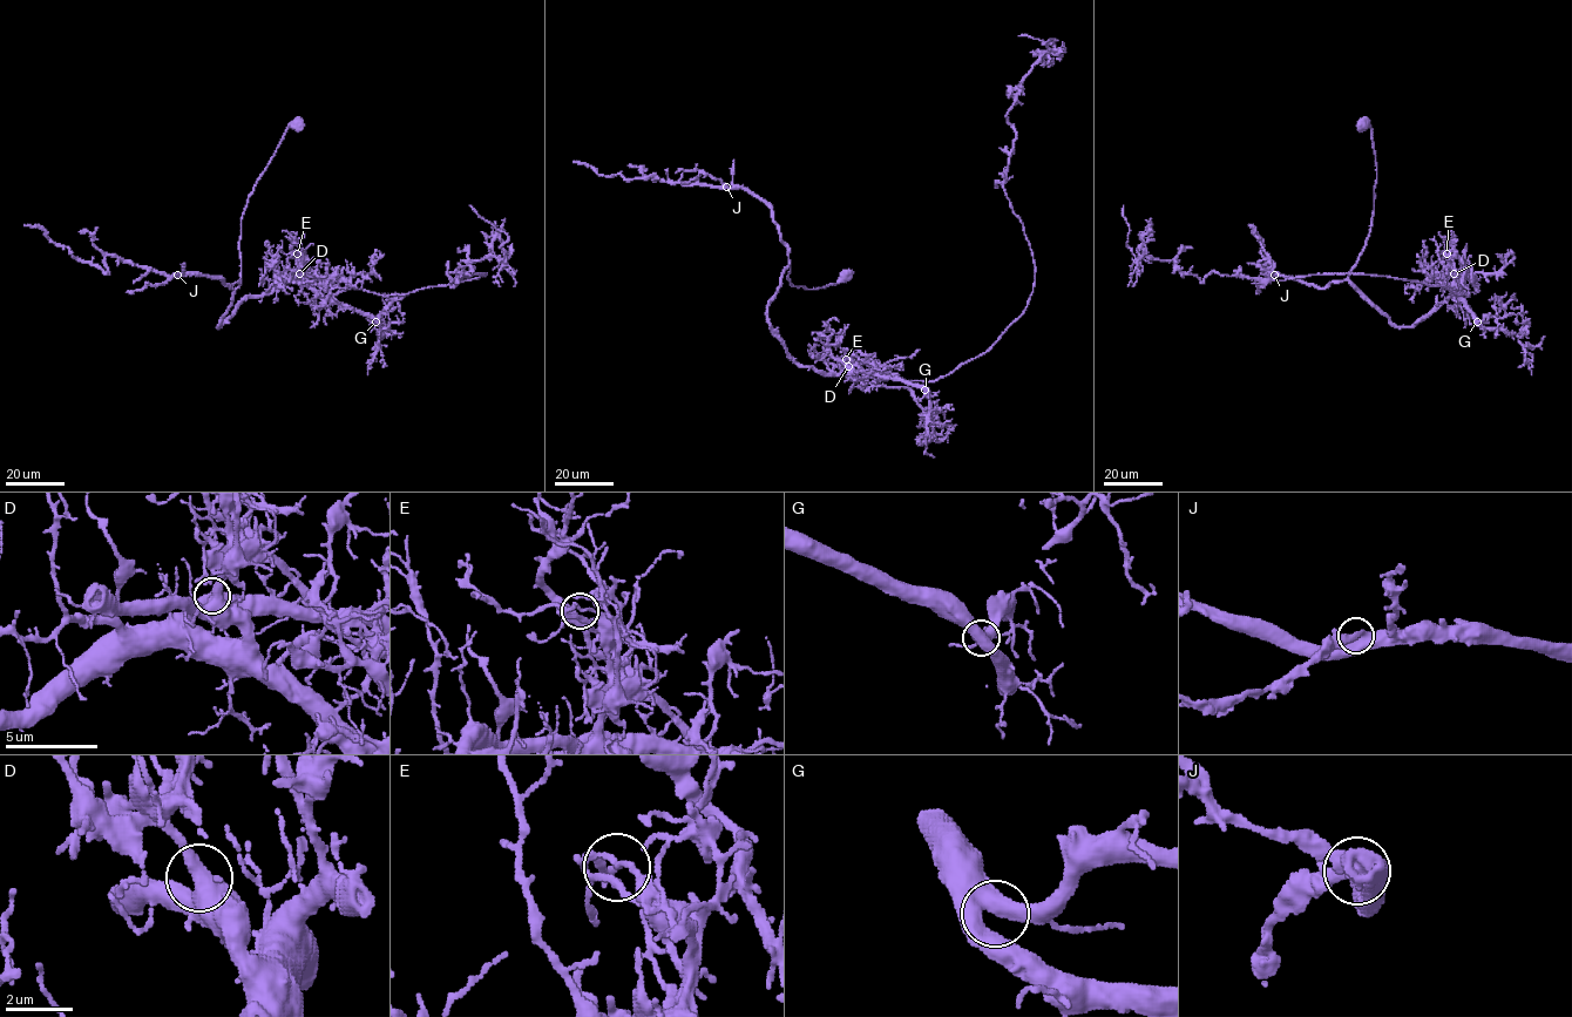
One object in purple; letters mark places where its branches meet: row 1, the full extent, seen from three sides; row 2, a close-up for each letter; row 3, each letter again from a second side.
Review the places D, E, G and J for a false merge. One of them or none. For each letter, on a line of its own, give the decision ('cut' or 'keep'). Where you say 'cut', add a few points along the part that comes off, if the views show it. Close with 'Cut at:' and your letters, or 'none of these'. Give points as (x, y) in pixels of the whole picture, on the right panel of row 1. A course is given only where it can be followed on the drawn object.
D: keep
E: cut; foreign part runs (1447, 253), (1469, 297), (1352, 273), (1212, 272), (1201, 283), (1171, 260), (1138, 262), (1123, 204)
G: keep
J: keep
Cut at: E

